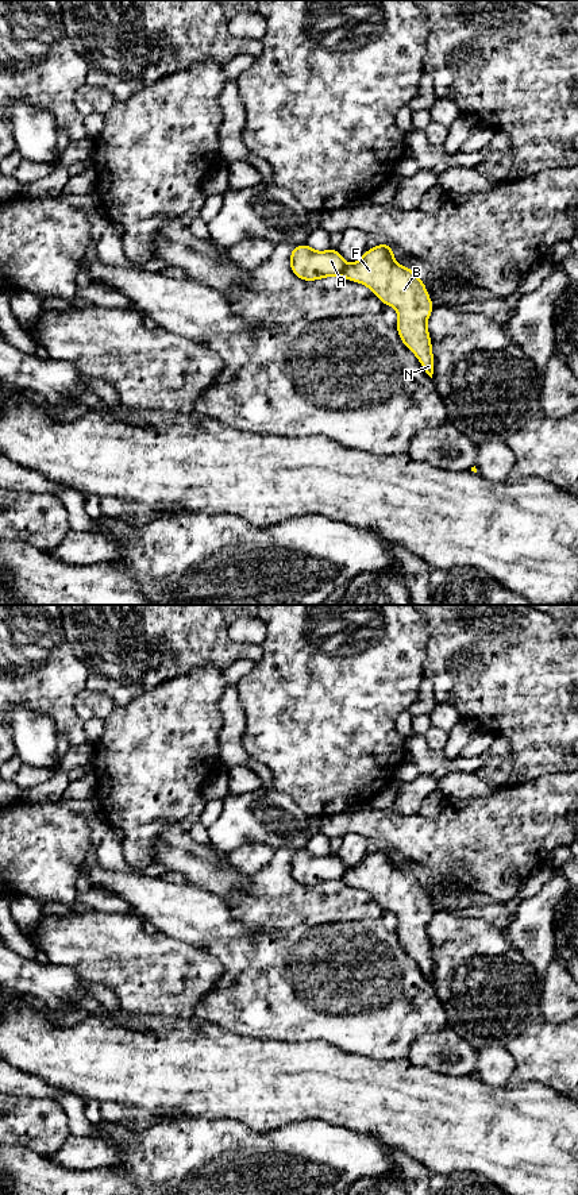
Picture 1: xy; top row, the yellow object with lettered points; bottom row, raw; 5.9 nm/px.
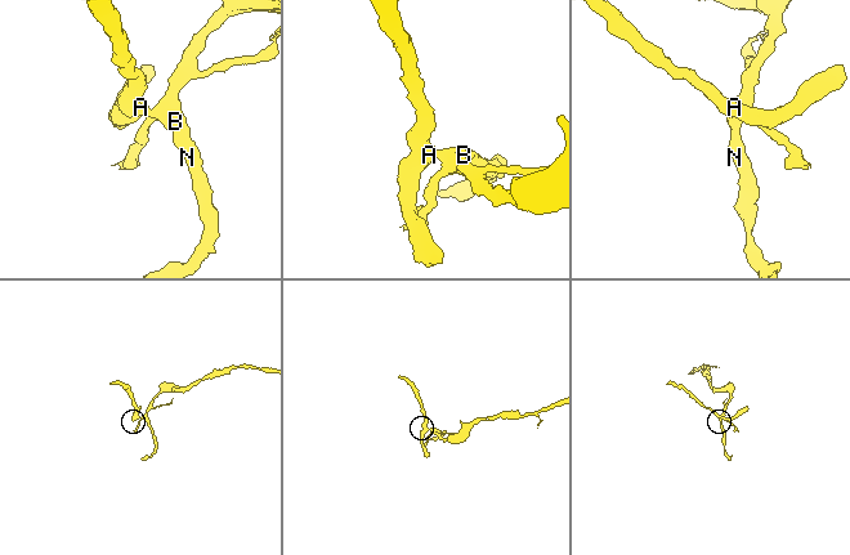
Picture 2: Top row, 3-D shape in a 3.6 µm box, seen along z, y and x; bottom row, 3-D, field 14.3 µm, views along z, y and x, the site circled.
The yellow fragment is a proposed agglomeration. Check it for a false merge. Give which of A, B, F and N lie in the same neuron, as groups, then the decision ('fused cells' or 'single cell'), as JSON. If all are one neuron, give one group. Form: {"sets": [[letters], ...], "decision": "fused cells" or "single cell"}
{"sets": [["A"], ["B", "F", "N"]], "decision": "fused cells"}

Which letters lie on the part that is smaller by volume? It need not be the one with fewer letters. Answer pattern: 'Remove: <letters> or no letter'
Remove: A

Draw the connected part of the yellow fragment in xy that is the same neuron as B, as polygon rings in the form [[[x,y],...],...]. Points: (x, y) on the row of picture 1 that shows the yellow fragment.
[[[386,242],[367,250],[355,263],[344,267],[342,277],[367,286],[382,302],[398,313],[397,332],[401,342],[416,355],[425,373],[432,378],[434,354],[428,317],[434,302],[427,286],[408,266],[394,261]]]

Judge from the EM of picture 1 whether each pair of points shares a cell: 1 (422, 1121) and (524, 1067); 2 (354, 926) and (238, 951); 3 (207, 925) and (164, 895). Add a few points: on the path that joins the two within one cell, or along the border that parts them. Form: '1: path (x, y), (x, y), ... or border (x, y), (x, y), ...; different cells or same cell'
1: border (546, 1084), (526, 1080), (505, 1086); different cells
2: path (326, 952), (266, 952); same cell
3: path (196, 916), (178, 910), (174, 906); same cell

